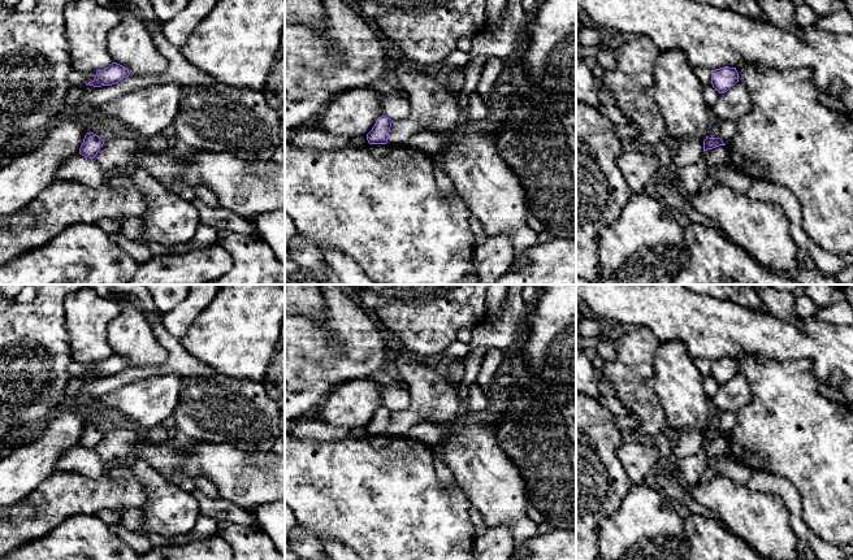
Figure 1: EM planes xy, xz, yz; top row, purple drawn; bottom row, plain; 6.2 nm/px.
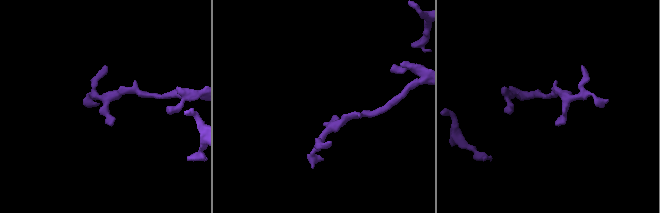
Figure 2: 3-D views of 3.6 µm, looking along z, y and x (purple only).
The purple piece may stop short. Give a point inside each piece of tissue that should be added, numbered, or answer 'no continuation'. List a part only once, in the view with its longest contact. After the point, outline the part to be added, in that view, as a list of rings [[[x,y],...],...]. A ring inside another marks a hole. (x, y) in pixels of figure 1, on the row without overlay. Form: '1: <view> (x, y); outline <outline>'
no continuation

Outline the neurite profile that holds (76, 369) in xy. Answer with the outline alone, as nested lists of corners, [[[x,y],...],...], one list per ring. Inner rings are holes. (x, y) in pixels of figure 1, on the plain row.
[[[70,363],[68,366],[69,379],[81,378],[94,372],[96,363]]]

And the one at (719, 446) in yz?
[[[719,437],[713,440],[707,440],[702,444],[702,450],[706,453],[707,461],[714,459],[715,456],[729,453],[728,438]]]

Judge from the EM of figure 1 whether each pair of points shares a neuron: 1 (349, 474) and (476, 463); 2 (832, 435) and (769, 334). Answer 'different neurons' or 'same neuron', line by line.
1: different neurons
2: different neurons

